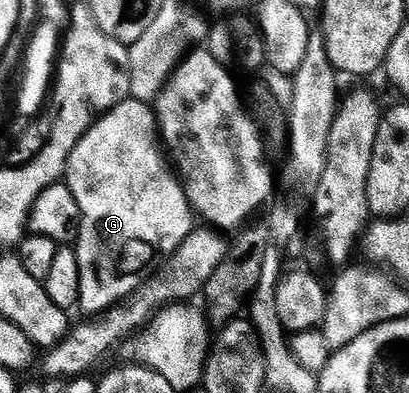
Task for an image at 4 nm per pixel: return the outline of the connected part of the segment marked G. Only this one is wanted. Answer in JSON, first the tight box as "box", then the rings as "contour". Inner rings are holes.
{"box":[63,99,189,273],"contour":[[[126,99],[94,120],[88,130],[105,133],[105,137],[129,133],[129,141],[85,141],[81,137],[66,163],[63,181],[82,213],[75,238],[79,271],[123,273],[123,261],[139,257],[139,245],[147,245],[147,225],[161,225],[161,215],[185,215],[189,200],[153,138],[155,125],[146,102]],[[143,135],[148,139],[141,141]]]}

